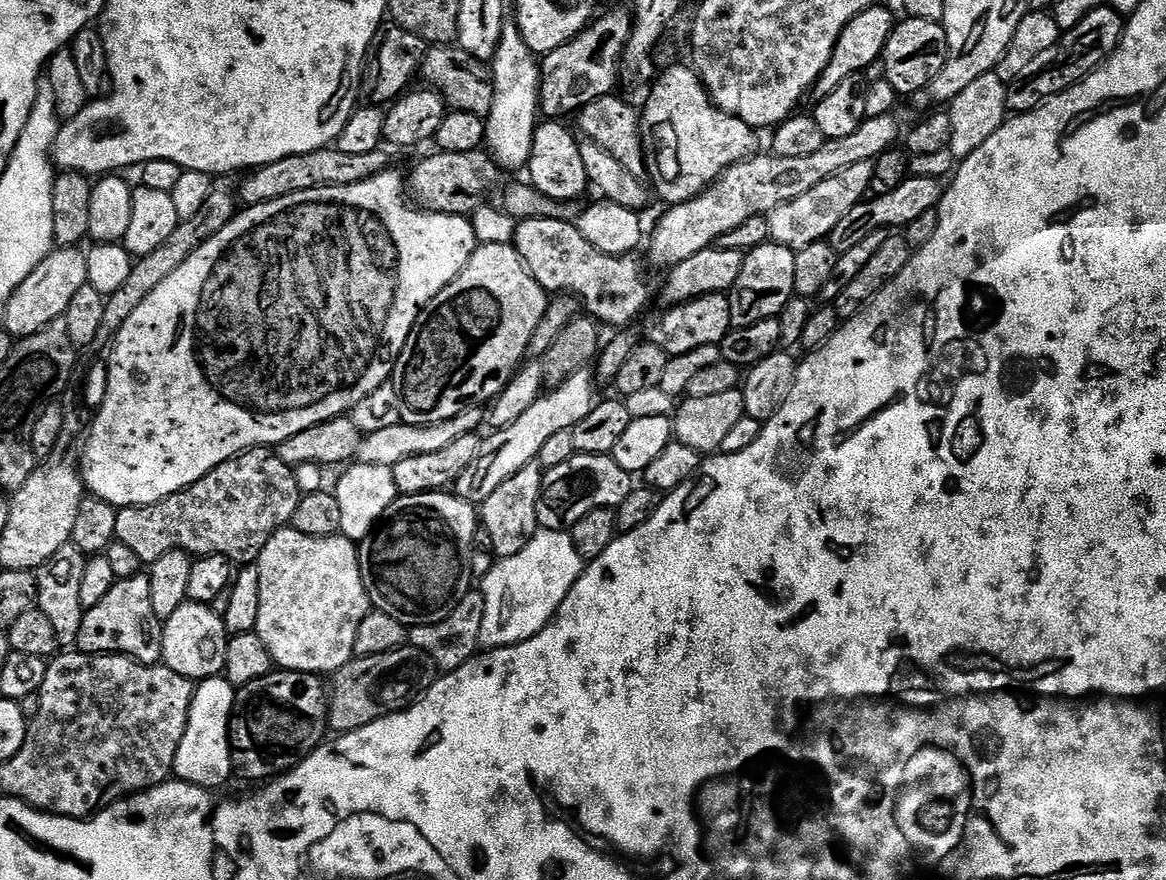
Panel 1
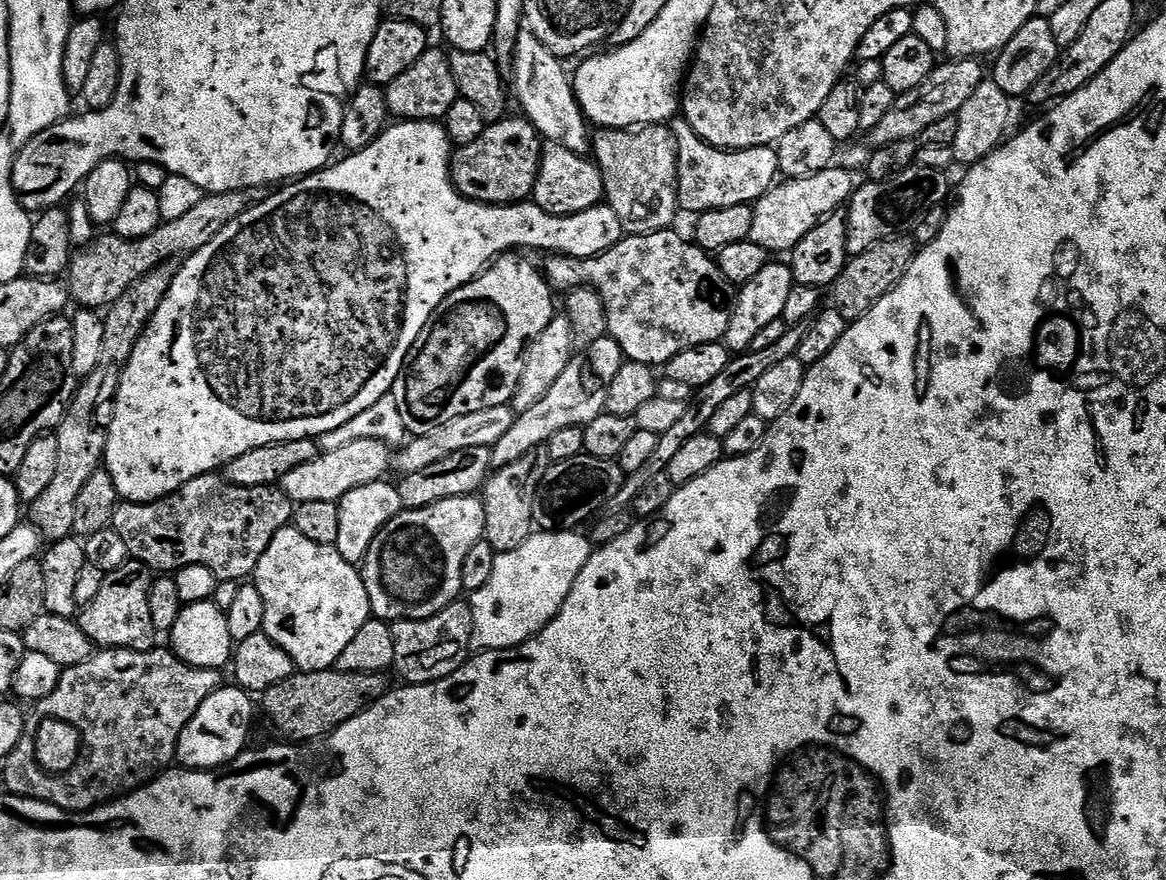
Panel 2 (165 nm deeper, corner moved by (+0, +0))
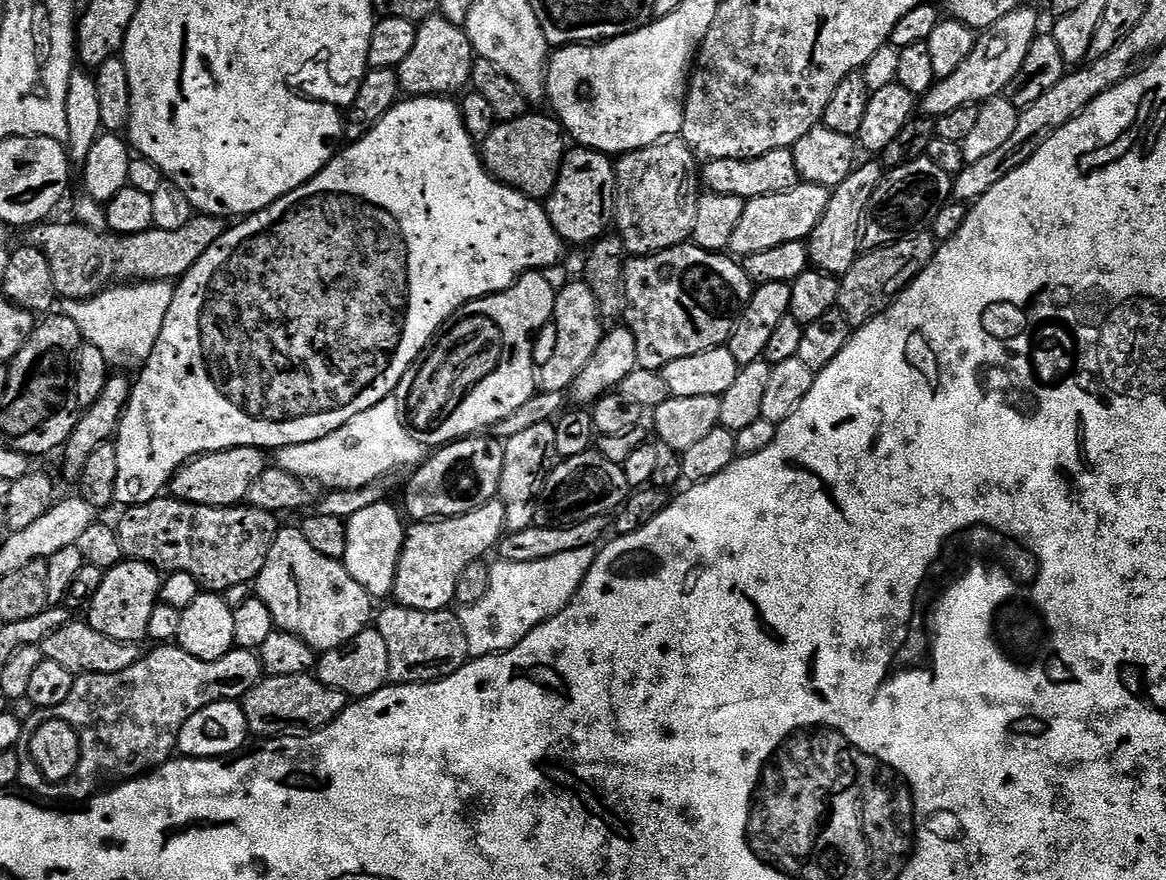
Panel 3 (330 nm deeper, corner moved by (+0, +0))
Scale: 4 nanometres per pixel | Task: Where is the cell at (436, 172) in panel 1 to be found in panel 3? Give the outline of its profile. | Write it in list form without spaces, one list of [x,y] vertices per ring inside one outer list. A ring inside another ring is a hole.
[[[529,114],[497,123],[496,128],[482,142],[482,159],[488,173],[511,188],[523,192],[529,200],[547,201],[558,182],[562,162],[566,155],[564,125],[555,115]]]

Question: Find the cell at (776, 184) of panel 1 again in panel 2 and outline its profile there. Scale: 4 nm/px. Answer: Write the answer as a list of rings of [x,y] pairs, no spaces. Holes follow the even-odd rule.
[[[949,59],[948,64],[937,63],[936,68],[922,82],[922,86],[914,86],[914,90],[901,92],[896,97],[896,105],[867,133],[869,145],[872,148],[881,148],[890,142],[902,142],[903,140],[916,140],[926,126],[938,122],[947,116],[955,116],[966,106],[970,94],[978,90],[980,84],[985,83],[986,68],[983,68],[979,59],[953,60]]]

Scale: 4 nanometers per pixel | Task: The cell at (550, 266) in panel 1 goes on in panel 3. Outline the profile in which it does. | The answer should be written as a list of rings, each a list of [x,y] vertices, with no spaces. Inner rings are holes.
[[[694,243],[679,244],[670,250],[655,252],[649,256],[632,256],[624,266],[624,285],[626,286],[626,302],[628,308],[624,312],[626,327],[634,334],[635,341],[638,342],[638,365],[646,370],[659,372],[663,370],[674,358],[690,358],[690,354],[702,354],[702,350],[719,348],[727,345],[732,328],[736,321],[744,314],[744,307],[750,302],[754,291],[752,279],[746,274],[743,263],[737,262],[731,255],[718,252],[707,252]]]

